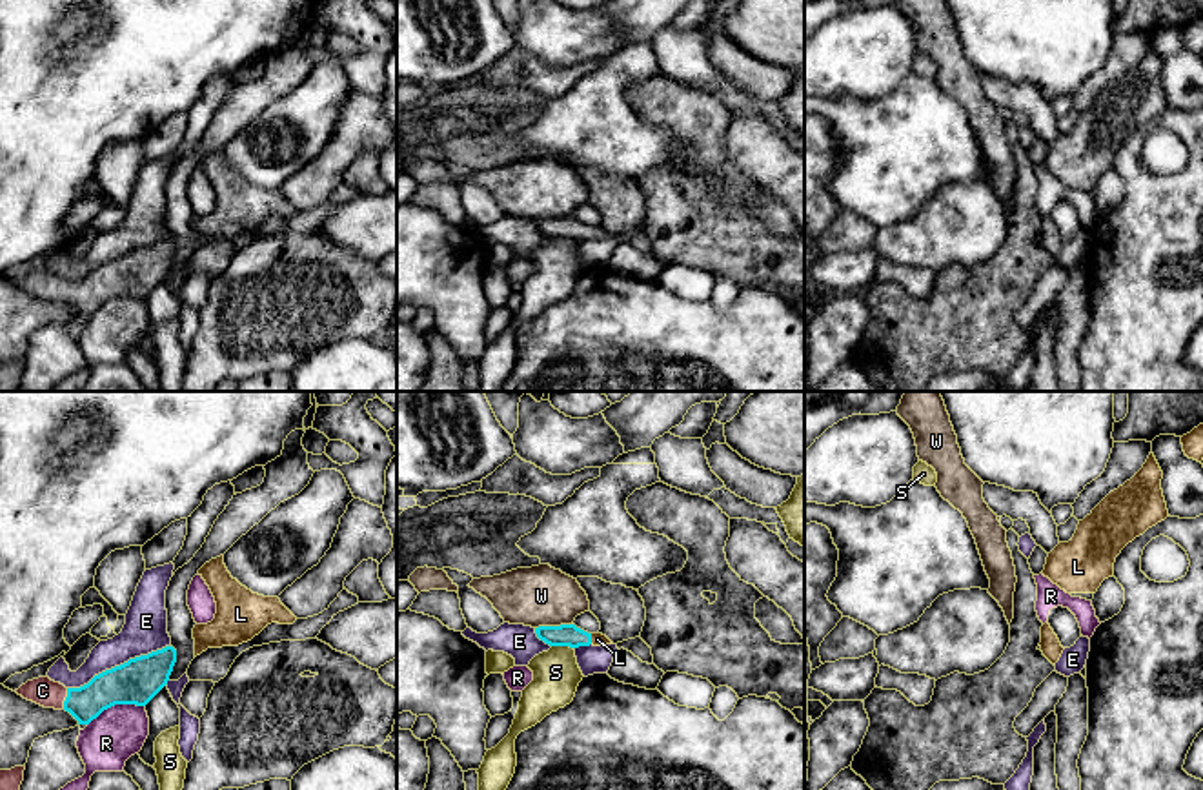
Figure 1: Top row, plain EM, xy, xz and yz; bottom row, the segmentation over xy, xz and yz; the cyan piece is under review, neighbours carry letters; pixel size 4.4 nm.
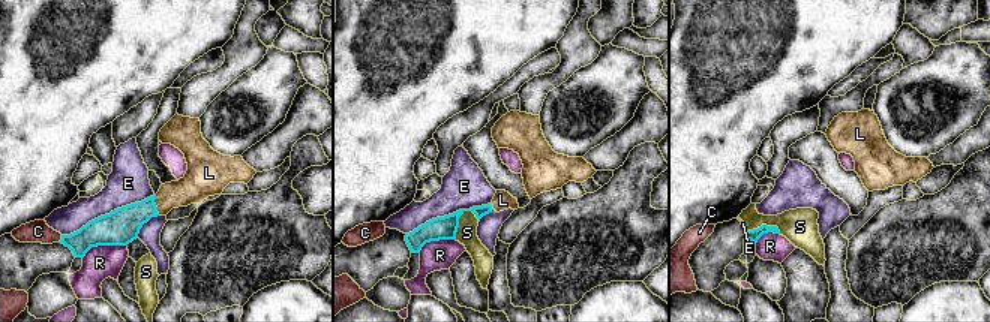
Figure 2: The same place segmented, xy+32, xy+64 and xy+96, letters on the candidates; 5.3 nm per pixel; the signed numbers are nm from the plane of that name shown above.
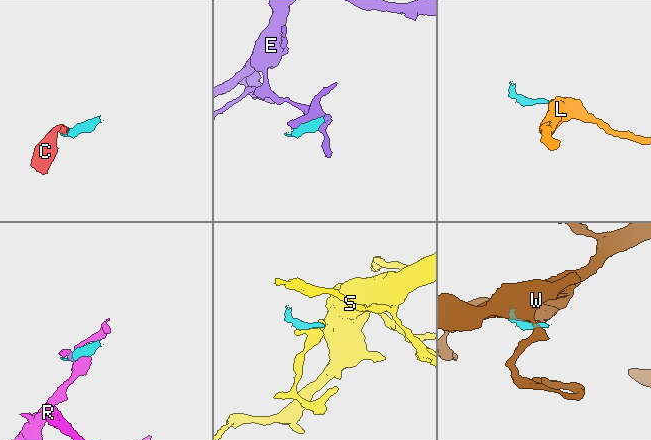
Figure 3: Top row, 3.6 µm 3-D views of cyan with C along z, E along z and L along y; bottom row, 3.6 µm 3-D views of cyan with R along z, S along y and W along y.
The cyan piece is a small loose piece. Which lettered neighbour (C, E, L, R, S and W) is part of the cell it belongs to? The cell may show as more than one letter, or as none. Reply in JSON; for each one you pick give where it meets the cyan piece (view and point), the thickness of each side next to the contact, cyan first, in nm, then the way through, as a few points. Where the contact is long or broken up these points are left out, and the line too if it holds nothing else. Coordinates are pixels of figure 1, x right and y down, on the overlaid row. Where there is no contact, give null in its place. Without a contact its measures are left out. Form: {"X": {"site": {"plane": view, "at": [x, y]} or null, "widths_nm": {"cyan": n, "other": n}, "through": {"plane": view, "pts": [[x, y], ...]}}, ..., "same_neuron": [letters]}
{"C": {"site": {"plane": "xy", "at": [66, 699]}, "widths_nm": {"cyan": 170, "other": 120}, "through": {"plane": "xy", "pts": [[121, 685], [91, 699], [66, 699], [42, 690]]}}, "L": {"site": {"plane": "xz", "at": [590, 639]}, "widths_nm": {"cyan": 100, "other": 60}, "through": {"plane": "xz", "pts": [[570, 636], [590, 639], [597, 639]]}}, "same_neuron": ["C", "L"]}

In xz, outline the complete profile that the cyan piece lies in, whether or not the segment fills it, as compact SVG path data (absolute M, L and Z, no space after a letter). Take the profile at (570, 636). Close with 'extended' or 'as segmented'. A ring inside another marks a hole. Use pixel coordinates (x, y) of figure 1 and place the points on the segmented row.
M561 624L561 626L539 626L535 628L535 633L541 641L544 641L550 646L604 646L613 644L606 635L602 633L588 633L575 624Z; extended

